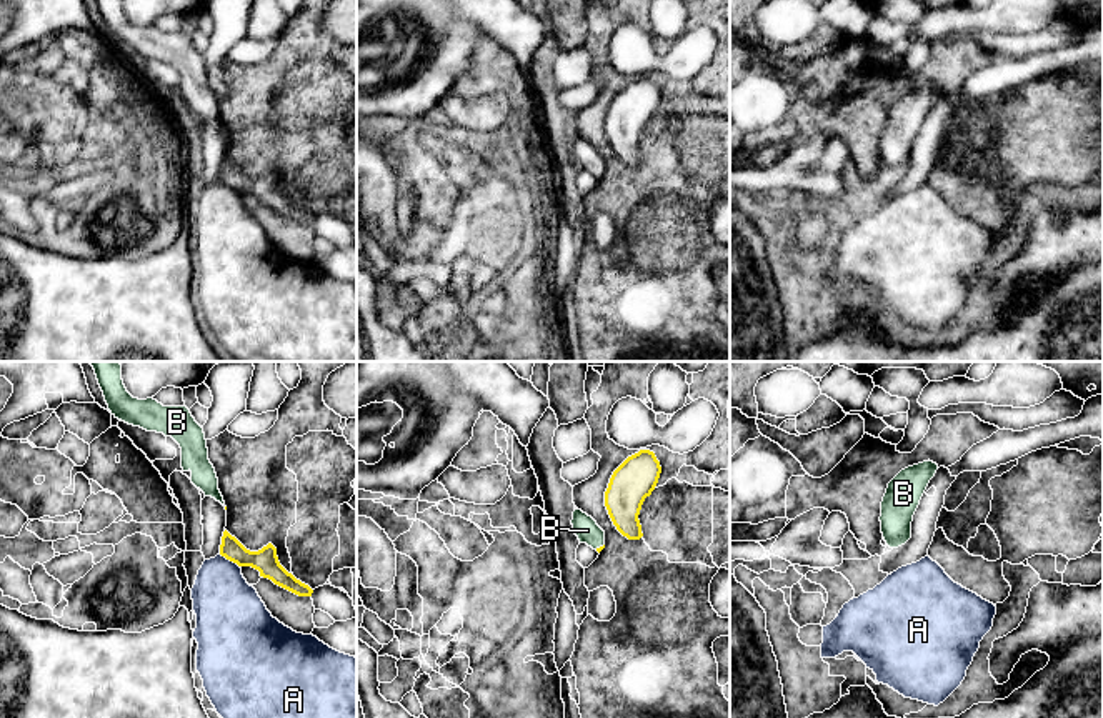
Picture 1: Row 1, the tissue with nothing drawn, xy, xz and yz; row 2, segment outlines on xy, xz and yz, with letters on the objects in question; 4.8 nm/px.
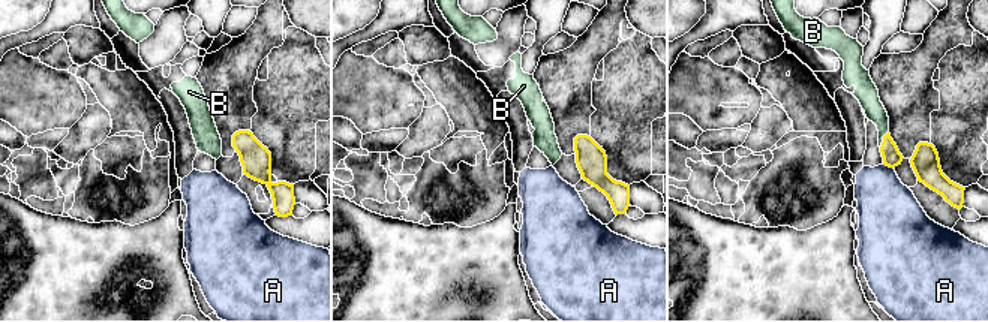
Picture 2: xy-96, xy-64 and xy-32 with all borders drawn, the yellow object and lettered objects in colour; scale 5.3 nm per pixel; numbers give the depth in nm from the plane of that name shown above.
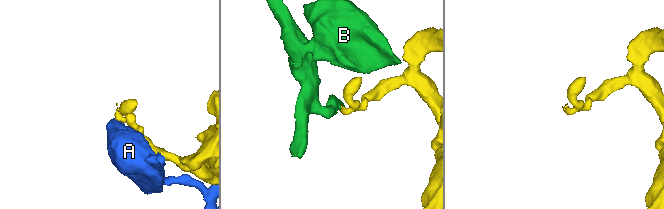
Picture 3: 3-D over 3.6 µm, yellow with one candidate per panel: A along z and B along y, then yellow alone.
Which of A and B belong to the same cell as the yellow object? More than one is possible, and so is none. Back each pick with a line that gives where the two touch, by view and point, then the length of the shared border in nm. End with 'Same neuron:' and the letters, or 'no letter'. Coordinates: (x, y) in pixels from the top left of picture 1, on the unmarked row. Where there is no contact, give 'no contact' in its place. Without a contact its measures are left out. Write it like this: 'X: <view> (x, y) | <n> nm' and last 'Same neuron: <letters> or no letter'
B: xz (600, 174) | 50 nm
Same neuron: B

